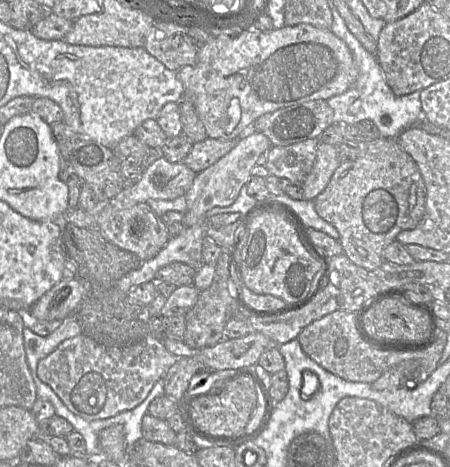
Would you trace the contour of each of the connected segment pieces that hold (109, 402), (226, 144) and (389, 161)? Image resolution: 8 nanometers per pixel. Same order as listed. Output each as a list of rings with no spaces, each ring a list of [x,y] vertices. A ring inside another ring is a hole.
[[[81,334],[63,341],[51,354],[41,359],[37,373],[71,412],[86,420],[98,420],[132,410],[141,404],[177,358],[167,350],[163,341],[155,339],[150,334],[132,345],[103,345]]]
[[[240,136],[230,140],[206,138],[194,143],[183,163],[195,173],[199,173],[231,151],[240,139]]]
[[[379,137],[363,145],[363,154],[355,160],[340,162],[334,171],[325,189],[313,200],[317,214],[333,225],[339,233],[339,239],[343,253],[355,265],[365,268],[368,271],[375,271],[383,261],[382,252],[386,246],[396,240],[396,236],[403,230],[414,229],[420,222],[425,212],[426,187],[419,171],[419,168],[412,157],[406,153],[397,143],[396,138]]]

